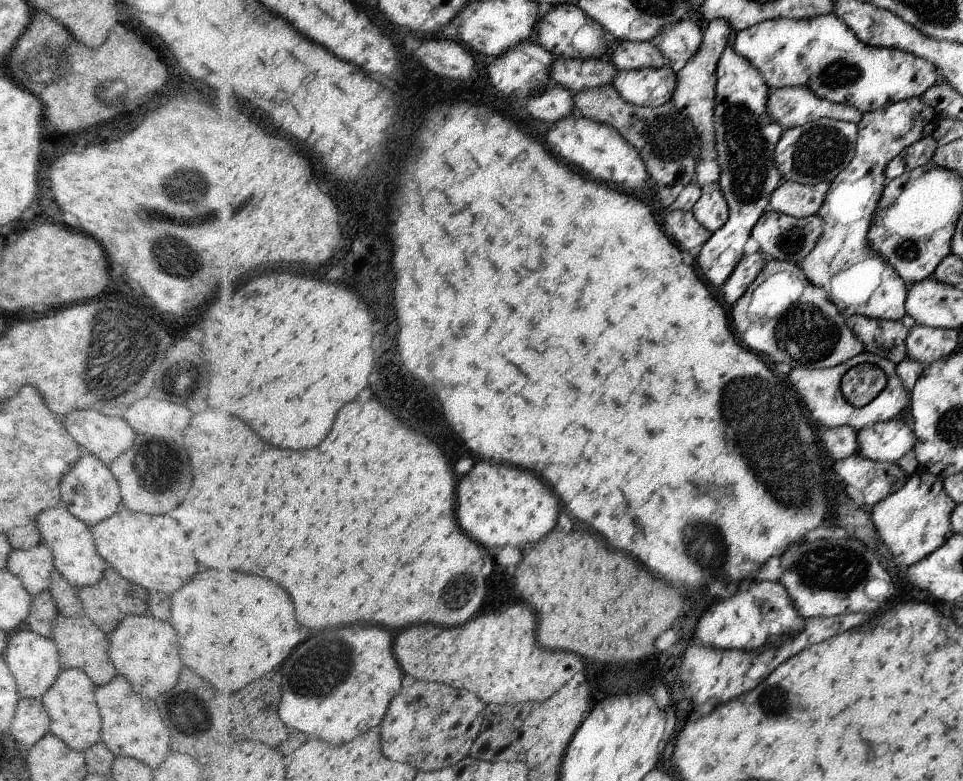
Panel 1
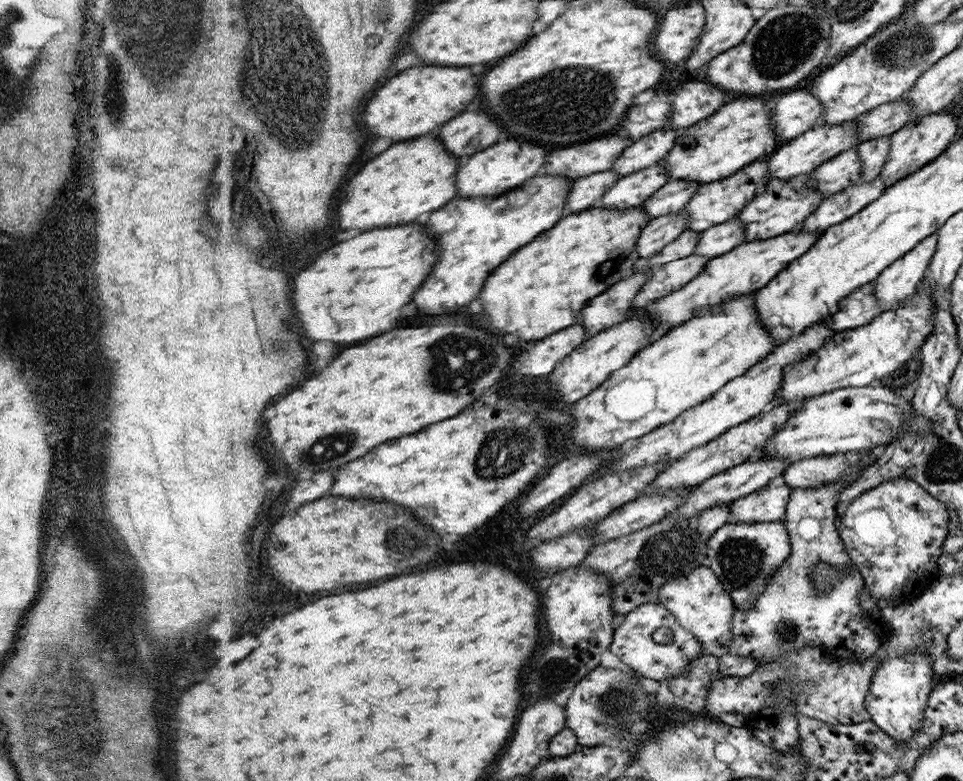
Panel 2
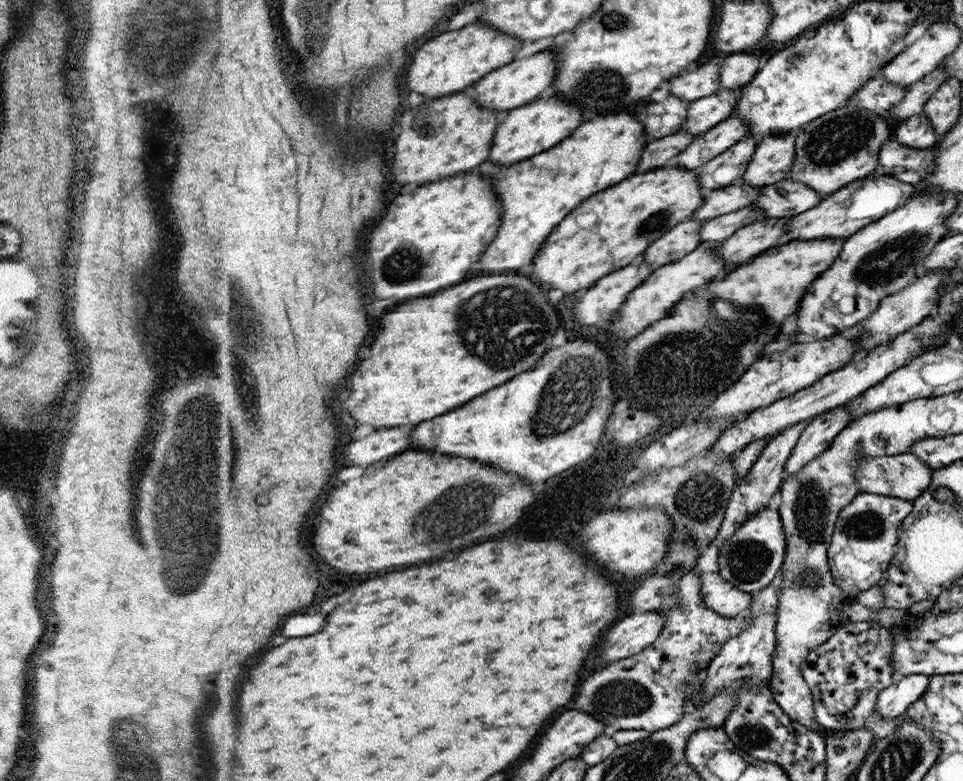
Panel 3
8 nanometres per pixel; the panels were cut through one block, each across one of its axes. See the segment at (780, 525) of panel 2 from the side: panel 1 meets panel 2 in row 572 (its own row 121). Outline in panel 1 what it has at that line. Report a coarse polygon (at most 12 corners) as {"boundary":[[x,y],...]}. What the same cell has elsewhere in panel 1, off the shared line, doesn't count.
{"boundary":[[728,44],[714,126],[722,228],[692,256],[717,290],[782,184],[763,74]]}

